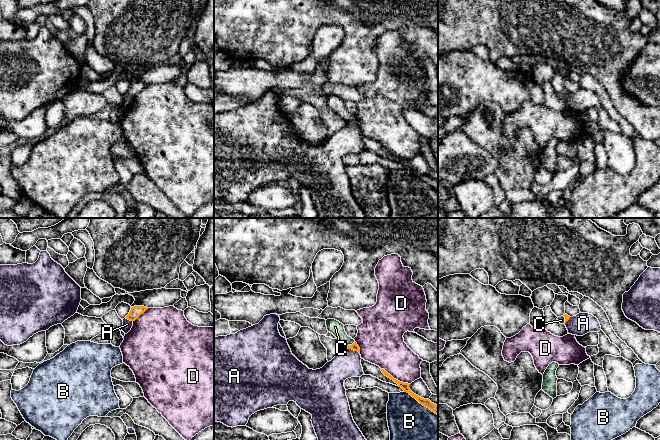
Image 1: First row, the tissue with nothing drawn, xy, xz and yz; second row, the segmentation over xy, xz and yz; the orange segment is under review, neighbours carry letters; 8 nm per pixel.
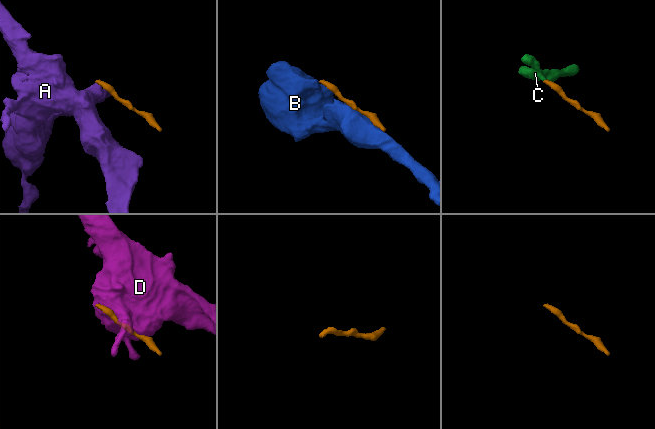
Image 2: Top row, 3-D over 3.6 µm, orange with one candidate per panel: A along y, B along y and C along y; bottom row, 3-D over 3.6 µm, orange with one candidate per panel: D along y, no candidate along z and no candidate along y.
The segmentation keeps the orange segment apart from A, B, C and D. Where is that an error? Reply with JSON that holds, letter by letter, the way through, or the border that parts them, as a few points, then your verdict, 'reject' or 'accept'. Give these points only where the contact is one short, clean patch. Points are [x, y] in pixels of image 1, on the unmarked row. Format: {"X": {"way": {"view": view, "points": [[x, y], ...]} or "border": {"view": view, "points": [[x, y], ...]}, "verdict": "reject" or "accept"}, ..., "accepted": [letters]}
{"A": {"border": {"view": "xz", "points": [[347, 123], [359, 129]]}, "verdict": "reject"}, "B": {"verdict": "reject"}, "C": {"way": {"view": "xz", "points": [[354, 122], [350, 121], [335, 103]]}, "verdict": "accept"}, "D": {"verdict": "reject"}, "accepted": ["C"]}

